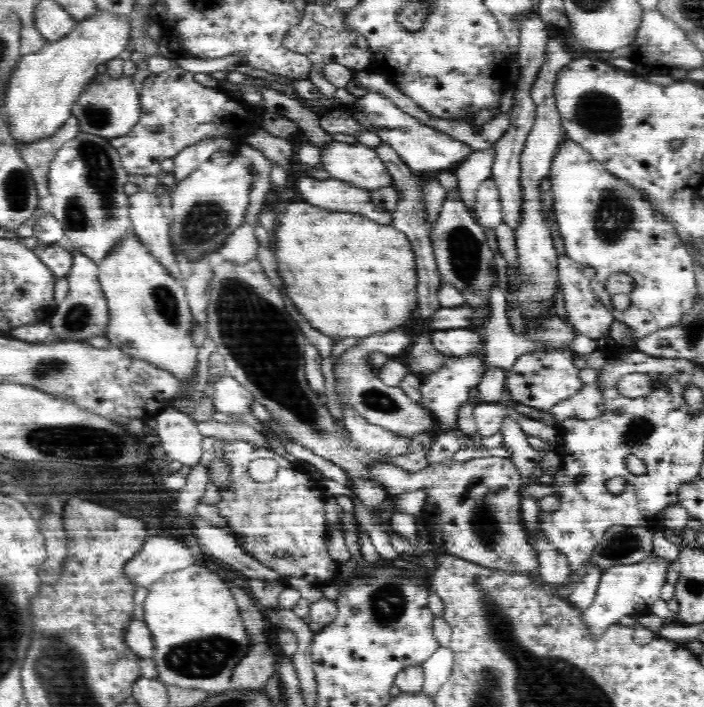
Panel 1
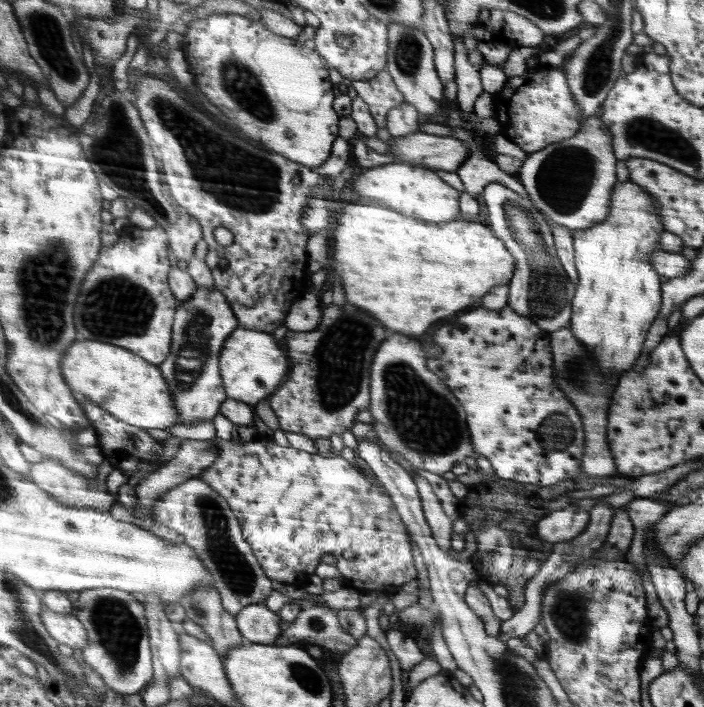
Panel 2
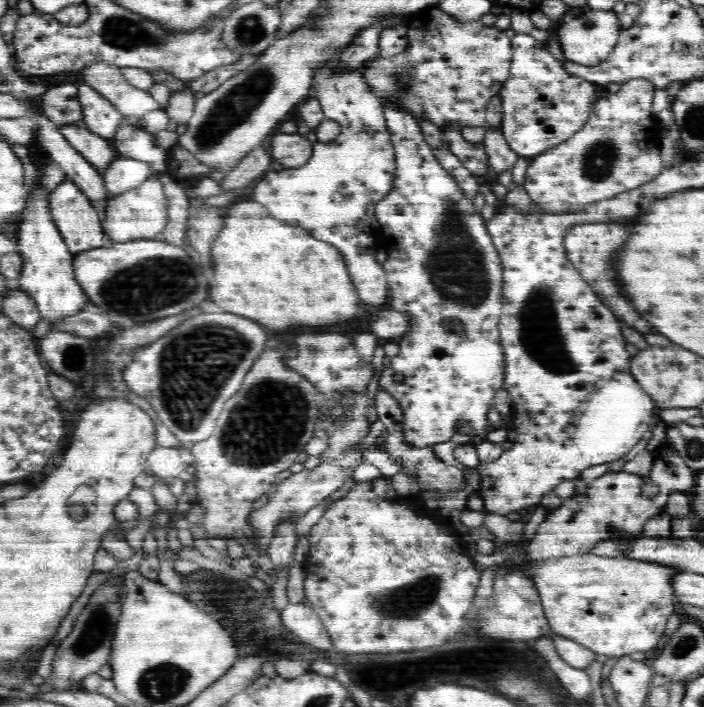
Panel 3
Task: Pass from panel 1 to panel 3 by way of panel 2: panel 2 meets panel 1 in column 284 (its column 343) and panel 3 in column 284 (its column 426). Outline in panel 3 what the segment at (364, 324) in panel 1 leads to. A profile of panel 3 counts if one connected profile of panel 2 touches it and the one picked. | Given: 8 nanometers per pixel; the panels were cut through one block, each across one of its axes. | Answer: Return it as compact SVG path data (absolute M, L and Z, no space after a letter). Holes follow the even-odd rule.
M254 200L234 204L228 212L226 232L222 232L218 248L214 248L214 264L218 264L220 280L216 280L216 284L212 286L210 298L224 312L234 312L252 318L264 328L276 332L286 332L294 328L338 328L346 322L352 322L362 308L360 296L348 274L348 266L340 250L328 242L312 238L302 228L272 218L270 212Z

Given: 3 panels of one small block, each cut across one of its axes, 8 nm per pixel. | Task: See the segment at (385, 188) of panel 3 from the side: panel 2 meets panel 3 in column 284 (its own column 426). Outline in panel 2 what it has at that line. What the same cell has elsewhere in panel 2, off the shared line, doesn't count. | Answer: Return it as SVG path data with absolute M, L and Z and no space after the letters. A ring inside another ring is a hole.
M387 164L379 168L371 168L361 172L355 180L355 190L357 194L369 202L385 204L387 208L411 216L417 220L427 220L427 222L451 222L457 220L463 210L459 208L461 204L461 192L453 186L449 186L445 180L441 180L435 172L411 164Z

